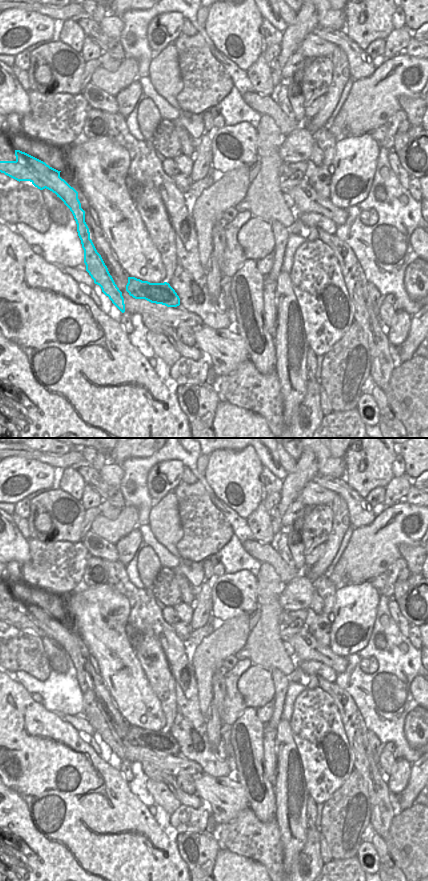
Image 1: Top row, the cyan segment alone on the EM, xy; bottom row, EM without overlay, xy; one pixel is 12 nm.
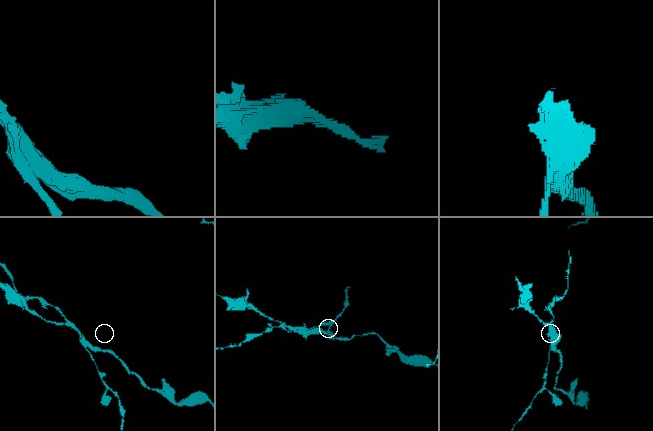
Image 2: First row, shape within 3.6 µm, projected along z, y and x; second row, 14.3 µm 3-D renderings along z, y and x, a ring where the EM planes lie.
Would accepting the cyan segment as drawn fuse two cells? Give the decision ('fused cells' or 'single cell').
fused cells

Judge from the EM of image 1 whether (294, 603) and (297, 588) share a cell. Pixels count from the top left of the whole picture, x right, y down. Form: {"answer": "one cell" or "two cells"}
{"answer": "one cell"}

